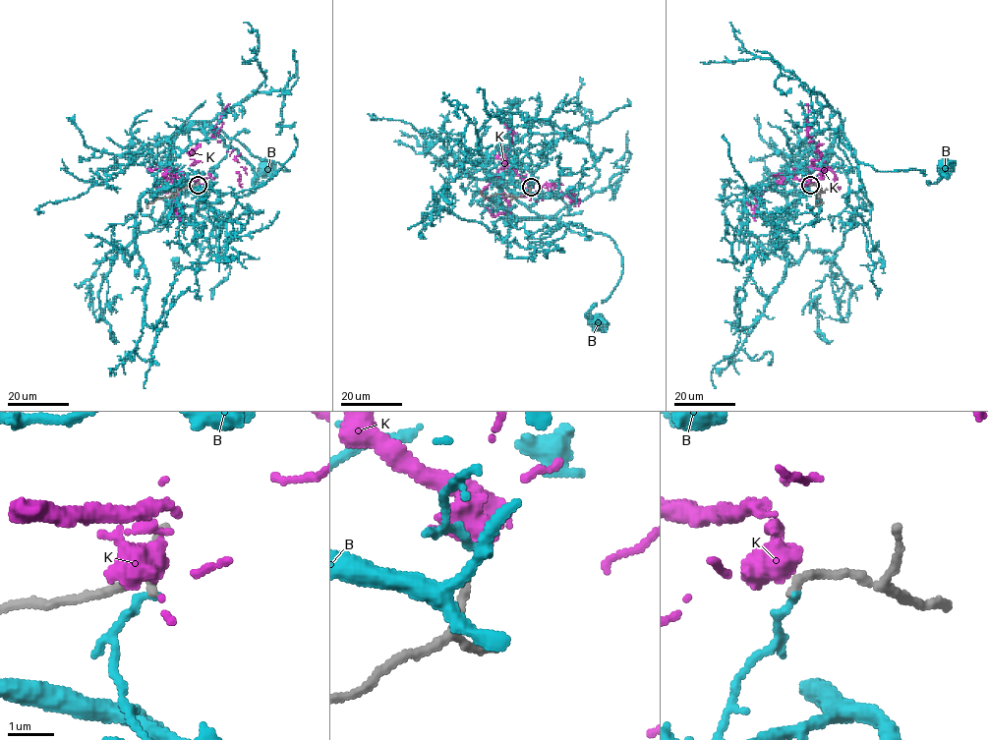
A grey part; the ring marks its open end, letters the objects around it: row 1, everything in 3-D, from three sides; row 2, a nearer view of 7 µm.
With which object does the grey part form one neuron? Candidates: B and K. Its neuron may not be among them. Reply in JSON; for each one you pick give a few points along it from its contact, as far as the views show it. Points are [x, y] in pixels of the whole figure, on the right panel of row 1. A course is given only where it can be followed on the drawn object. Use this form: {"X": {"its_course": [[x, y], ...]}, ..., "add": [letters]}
{"K": {"its_course": [[810, 185], [791, 172], [812, 166], [828, 168], [815, 146], [819, 140], [824, 172], [817, 186]]}, "add": ["K"]}

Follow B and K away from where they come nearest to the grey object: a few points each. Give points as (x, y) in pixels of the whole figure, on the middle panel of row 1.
B: (531, 187), (499, 183), (499, 199), (516, 216), (607, 235), (620, 254), (620, 278), (591, 310), (597, 320)
K: (531, 187), (507, 168), (496, 173), (509, 204), (531, 192), (565, 196), (570, 200), (574, 194)

